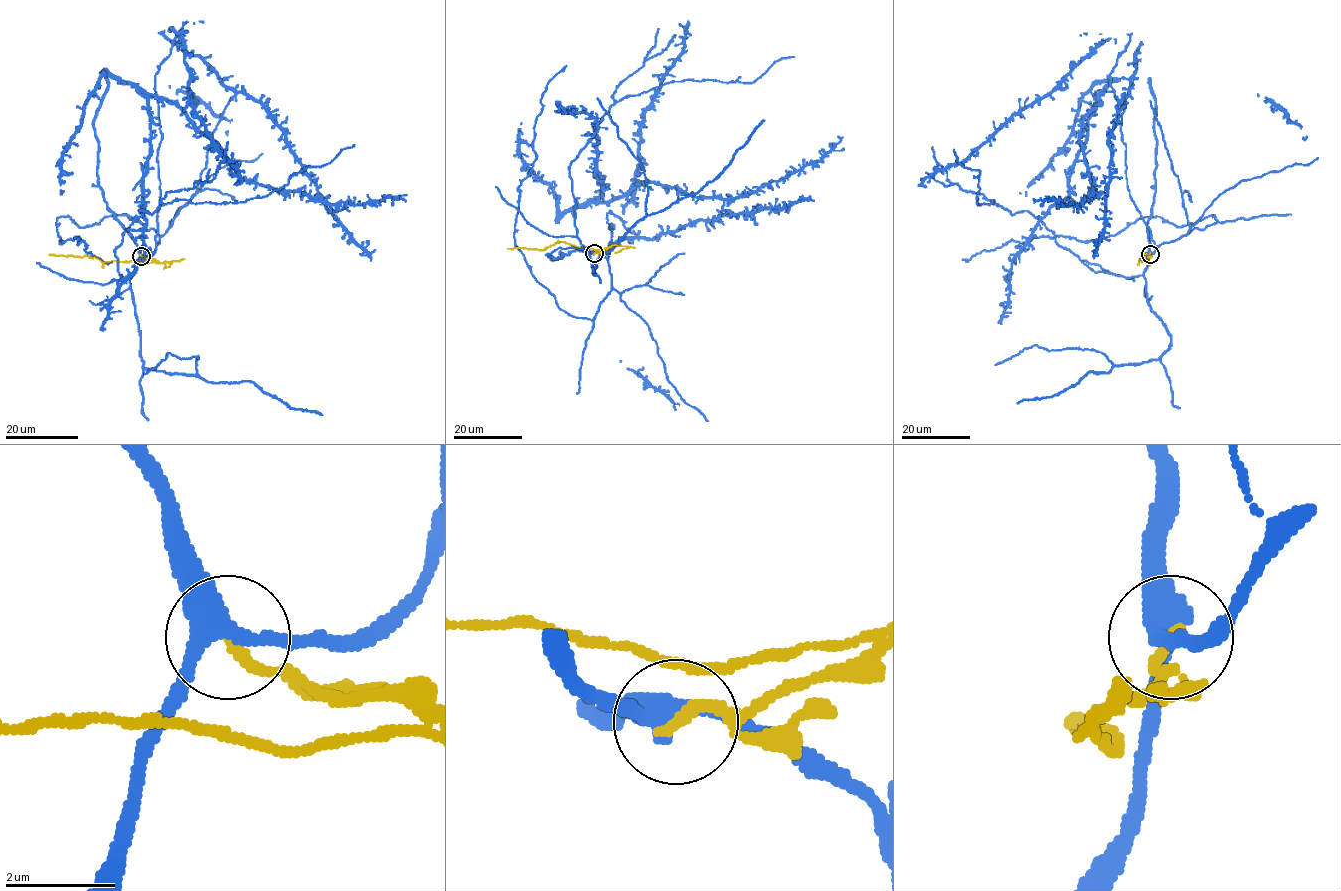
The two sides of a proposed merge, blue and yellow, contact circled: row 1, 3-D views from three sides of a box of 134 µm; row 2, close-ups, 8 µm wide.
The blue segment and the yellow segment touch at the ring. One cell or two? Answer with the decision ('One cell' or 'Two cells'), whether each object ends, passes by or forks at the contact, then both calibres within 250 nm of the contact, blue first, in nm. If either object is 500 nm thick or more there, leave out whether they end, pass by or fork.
Two cells. At the ring blue forks. At the ring yellow ends. Thickness 360 nm (blue) against 220 nm

